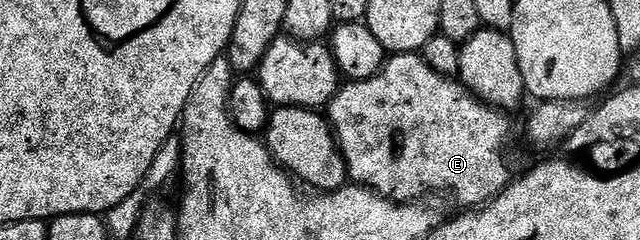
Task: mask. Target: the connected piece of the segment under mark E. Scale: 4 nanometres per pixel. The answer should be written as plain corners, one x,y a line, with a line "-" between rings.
421,53
387,57
382,71
363,82
339,85
328,107
328,121
346,161
351,183
373,190
392,202
413,203
425,190
451,194
462,208
481,208
512,181
506,163
510,122
505,113
480,101
461,81
434,71

